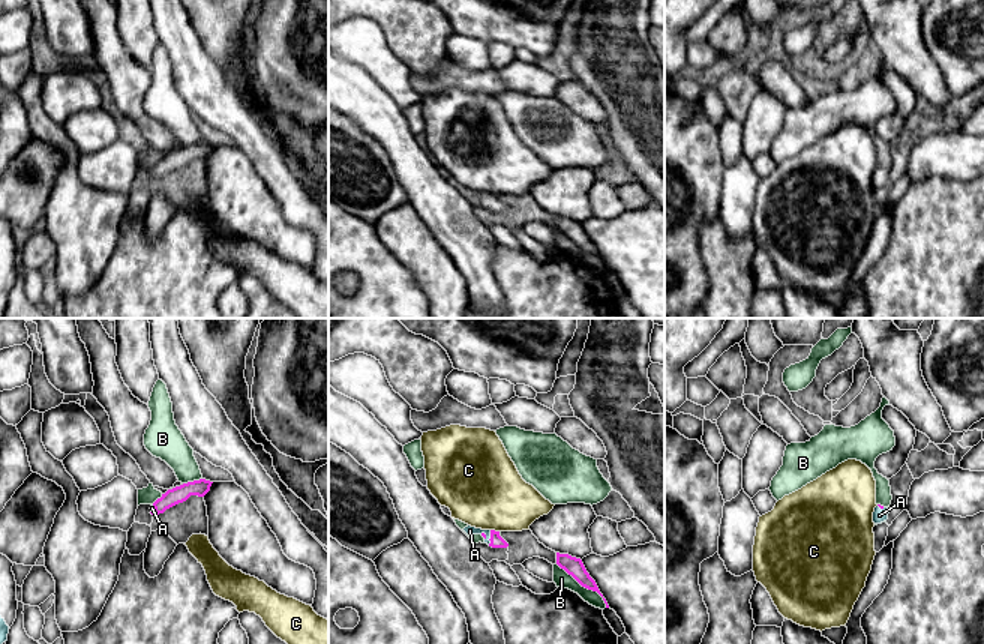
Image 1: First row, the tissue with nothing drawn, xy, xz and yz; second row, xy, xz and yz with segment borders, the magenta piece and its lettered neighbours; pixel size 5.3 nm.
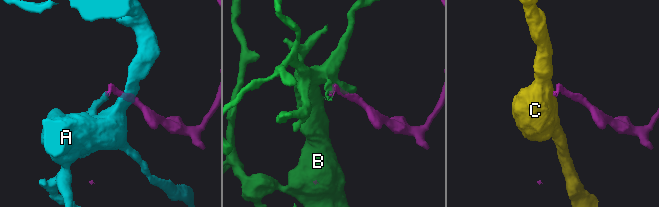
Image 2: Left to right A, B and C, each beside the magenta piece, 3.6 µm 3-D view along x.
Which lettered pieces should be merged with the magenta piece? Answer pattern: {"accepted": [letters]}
{"accepted": ["A"]}

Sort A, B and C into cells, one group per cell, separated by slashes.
A / B / C

